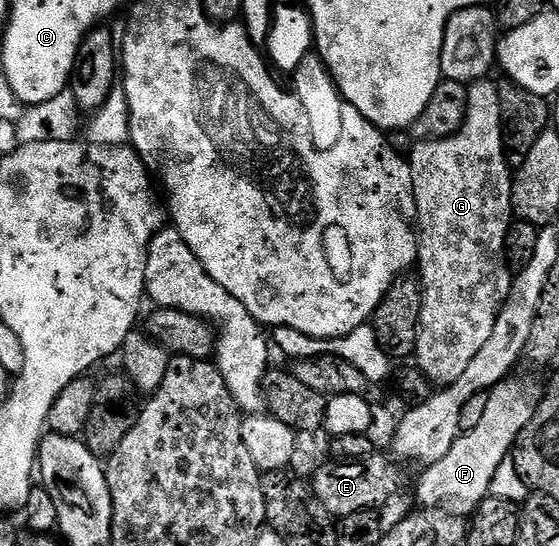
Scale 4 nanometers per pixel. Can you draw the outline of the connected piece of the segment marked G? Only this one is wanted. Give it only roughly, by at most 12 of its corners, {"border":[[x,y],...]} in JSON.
{"border":[[497,83],[407,156],[415,363],[441,389],[513,284],[513,175]]}

